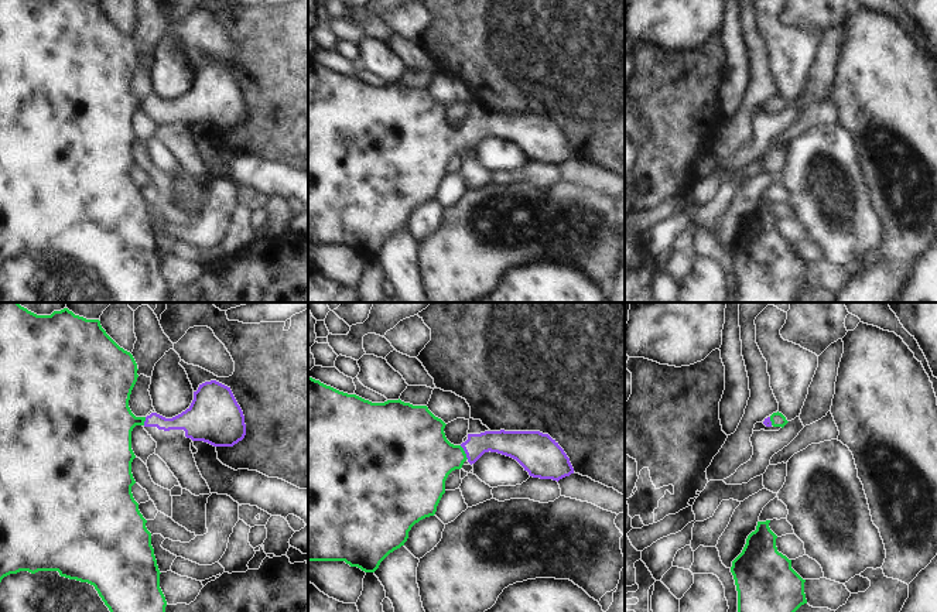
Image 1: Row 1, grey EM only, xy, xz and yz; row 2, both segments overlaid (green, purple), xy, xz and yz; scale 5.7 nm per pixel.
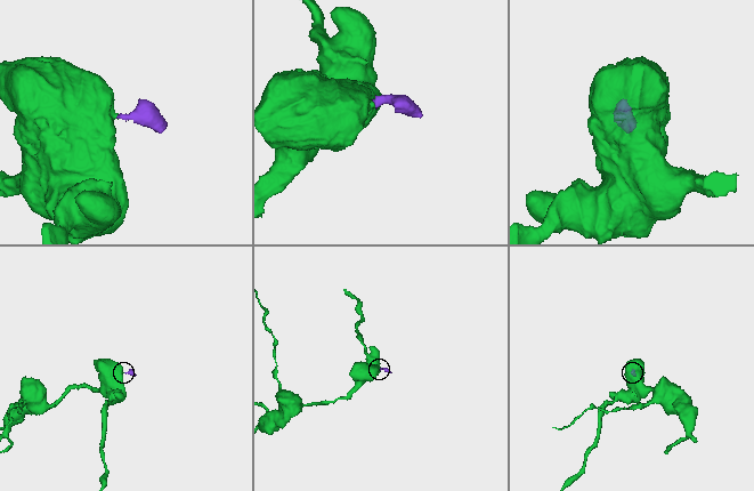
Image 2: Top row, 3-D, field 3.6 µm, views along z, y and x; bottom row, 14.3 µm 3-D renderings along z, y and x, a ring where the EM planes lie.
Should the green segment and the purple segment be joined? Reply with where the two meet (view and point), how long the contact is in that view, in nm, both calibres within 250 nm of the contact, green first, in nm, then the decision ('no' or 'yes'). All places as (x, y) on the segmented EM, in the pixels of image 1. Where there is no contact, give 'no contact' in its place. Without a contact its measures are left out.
xz (464, 452) | 90 nm | 360/140 nm | yes

